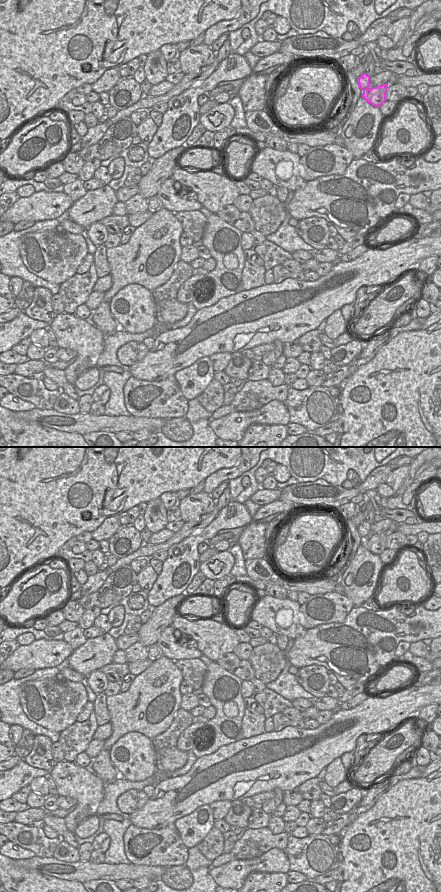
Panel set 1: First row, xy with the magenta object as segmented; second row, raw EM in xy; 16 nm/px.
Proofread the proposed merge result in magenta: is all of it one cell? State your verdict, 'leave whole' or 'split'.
split

